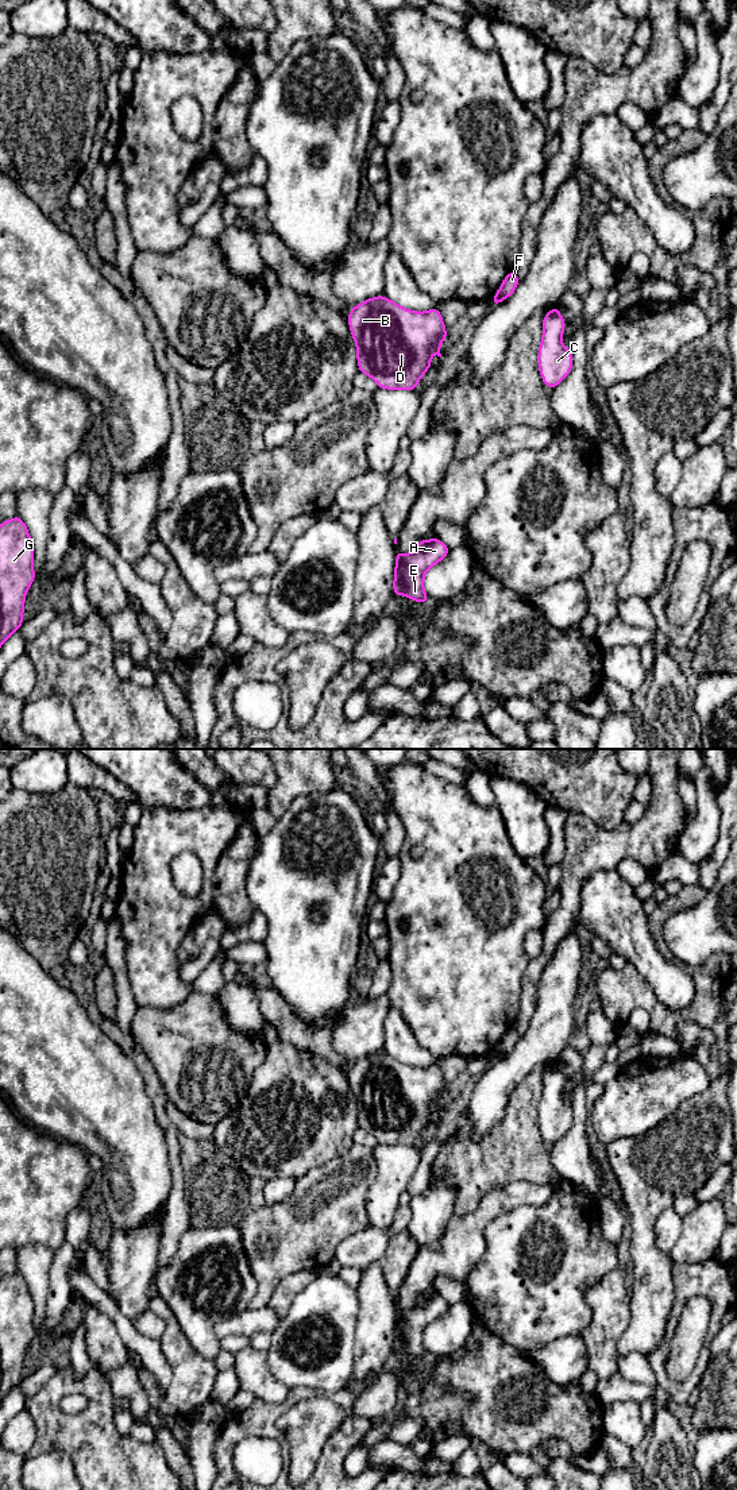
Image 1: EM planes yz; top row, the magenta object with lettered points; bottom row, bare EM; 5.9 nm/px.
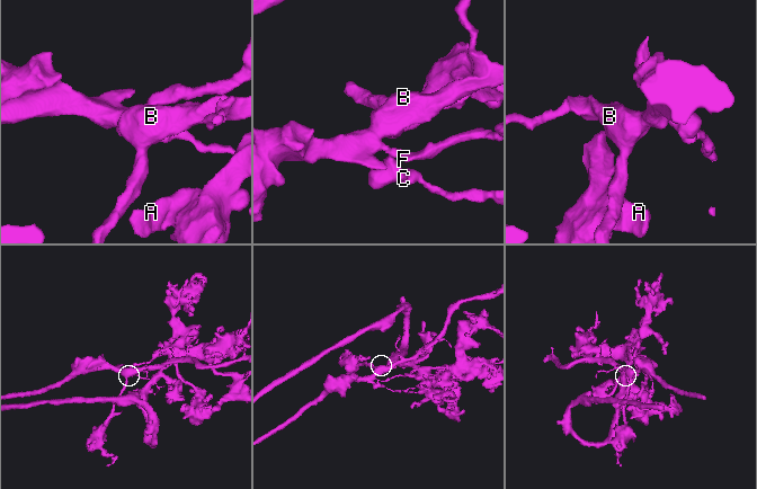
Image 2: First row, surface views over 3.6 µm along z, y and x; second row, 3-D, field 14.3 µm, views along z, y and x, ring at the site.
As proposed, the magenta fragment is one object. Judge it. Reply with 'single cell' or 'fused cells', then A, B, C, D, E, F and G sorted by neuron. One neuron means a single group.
fused cells | A E F G / B C D

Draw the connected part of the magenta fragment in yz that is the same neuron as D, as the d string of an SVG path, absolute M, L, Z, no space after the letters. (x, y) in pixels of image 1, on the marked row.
M385 296L371 297L350 309L348 327L356 343L359 372L373 378L379 389L409 391L416 389L421 377L432 367L431 356L436 354L441 358L440 347L448 331L437 308L414 312Z

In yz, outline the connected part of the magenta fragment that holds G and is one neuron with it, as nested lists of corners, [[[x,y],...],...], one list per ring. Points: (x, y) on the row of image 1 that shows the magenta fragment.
[[[16,516],[0,524],[0,648],[20,629],[26,594],[34,580],[34,543]]]

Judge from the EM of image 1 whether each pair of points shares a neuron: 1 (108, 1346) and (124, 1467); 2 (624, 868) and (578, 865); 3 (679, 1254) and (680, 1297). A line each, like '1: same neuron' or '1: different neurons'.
1: different neurons
2: different neurons
3: different neurons

